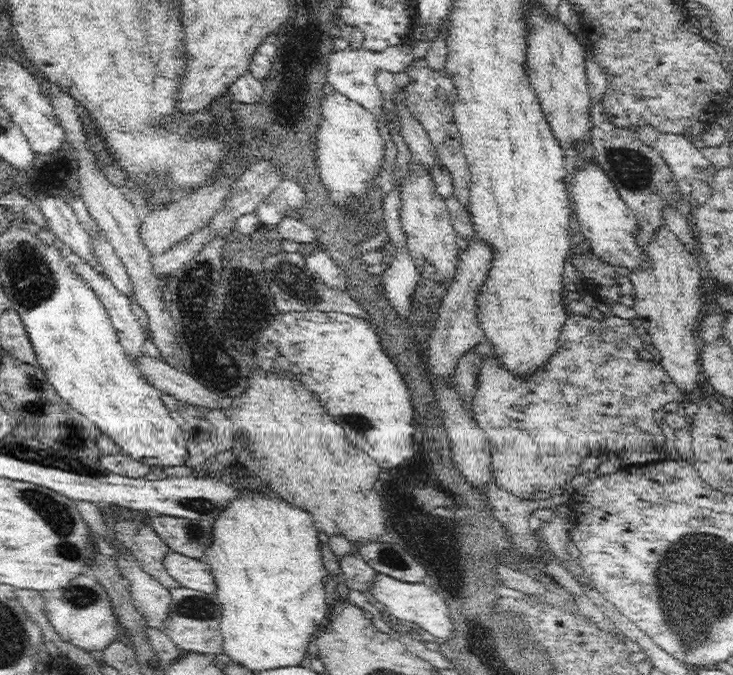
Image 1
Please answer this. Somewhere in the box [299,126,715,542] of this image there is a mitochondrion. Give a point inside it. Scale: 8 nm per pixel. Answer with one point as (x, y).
(635, 171)

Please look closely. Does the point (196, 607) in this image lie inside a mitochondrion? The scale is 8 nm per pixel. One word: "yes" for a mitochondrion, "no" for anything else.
yes

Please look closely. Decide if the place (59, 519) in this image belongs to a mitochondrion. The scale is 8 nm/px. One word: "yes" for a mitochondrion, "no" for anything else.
yes

